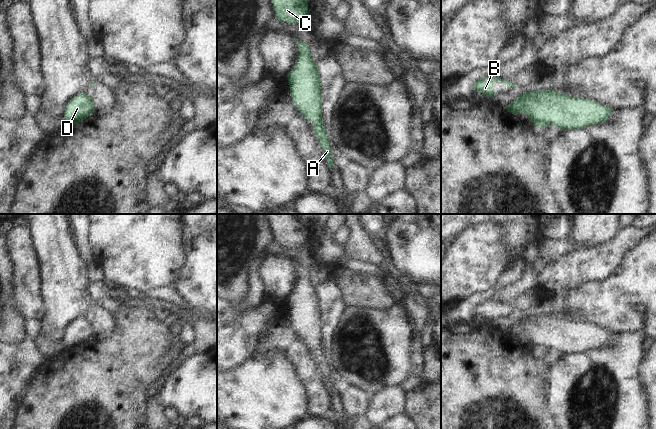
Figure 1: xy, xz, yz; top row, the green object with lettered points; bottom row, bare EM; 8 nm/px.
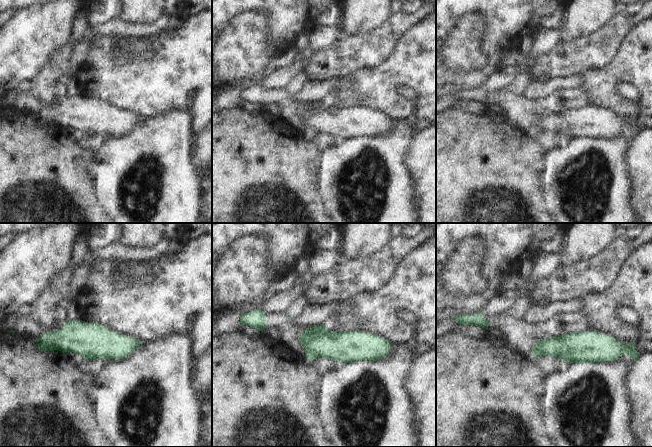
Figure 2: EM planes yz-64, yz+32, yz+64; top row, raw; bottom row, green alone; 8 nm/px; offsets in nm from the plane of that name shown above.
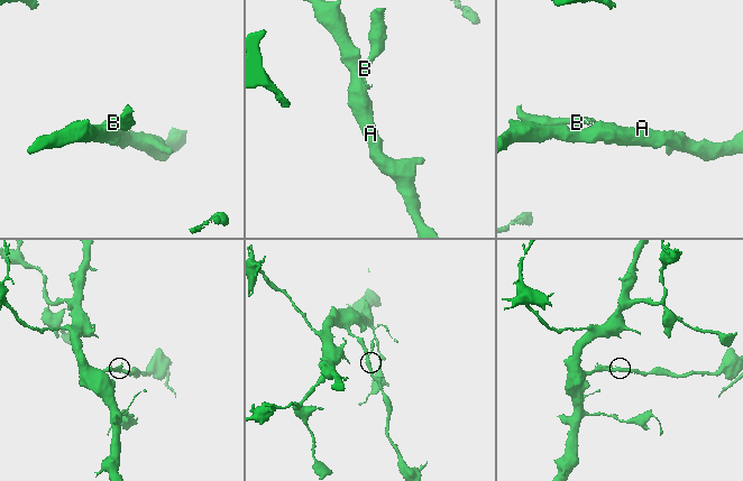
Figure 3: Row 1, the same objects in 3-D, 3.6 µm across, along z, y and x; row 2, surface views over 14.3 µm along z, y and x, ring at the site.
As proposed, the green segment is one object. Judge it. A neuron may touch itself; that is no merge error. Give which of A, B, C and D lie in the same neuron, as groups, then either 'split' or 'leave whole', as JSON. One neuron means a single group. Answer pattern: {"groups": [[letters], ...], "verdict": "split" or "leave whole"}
{"groups": [["A", "C", "D"], ["B"]], "verdict": "split"}

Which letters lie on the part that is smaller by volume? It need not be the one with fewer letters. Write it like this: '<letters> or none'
B

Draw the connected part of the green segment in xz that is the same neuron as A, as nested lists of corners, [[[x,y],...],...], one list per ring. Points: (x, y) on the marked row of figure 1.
[[[298,41],[298,49],[299,56],[295,66],[287,74],[290,96],[300,113],[313,124],[313,130],[323,149],[328,167],[332,168],[330,142],[323,126],[320,73],[312,60],[309,45]]]

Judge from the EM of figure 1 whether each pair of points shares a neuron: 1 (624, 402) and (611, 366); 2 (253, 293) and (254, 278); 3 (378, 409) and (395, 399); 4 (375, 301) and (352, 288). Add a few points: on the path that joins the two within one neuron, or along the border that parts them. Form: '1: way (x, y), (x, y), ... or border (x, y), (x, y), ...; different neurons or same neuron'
1: way (620, 393), (619, 383), (615, 375); same neuron
2: way (254, 289), (254, 282); same neuron
3: way (382, 407), (391, 401); same neuron
4: way (369, 295), (365, 291), (358, 291); same neuron

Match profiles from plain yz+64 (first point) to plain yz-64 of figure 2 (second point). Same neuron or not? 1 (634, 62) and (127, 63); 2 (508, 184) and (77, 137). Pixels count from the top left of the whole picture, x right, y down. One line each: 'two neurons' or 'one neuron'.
1: one neuron
2: two neurons

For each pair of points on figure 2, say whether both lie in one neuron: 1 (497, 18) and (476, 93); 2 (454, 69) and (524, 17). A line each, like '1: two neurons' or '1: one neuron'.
1: two neurons
2: two neurons

